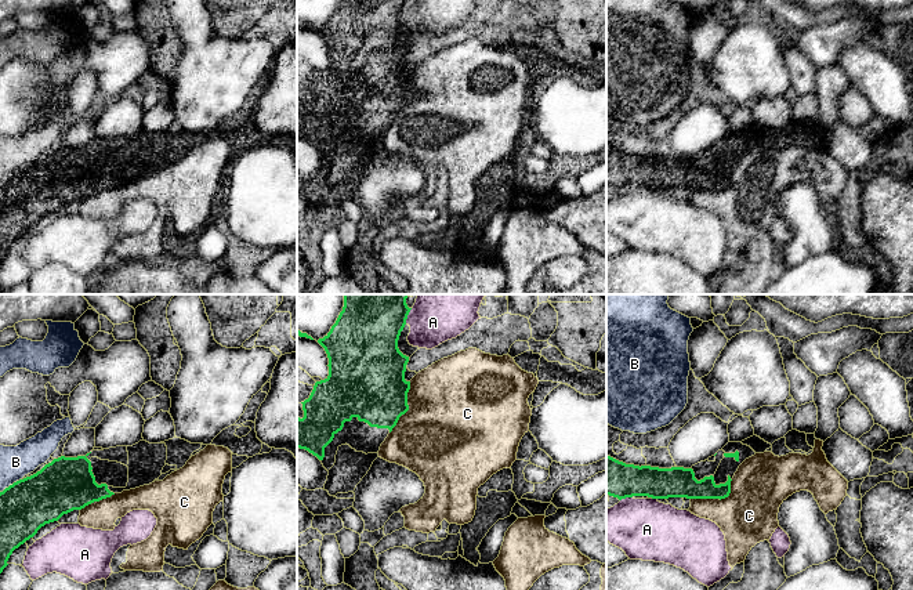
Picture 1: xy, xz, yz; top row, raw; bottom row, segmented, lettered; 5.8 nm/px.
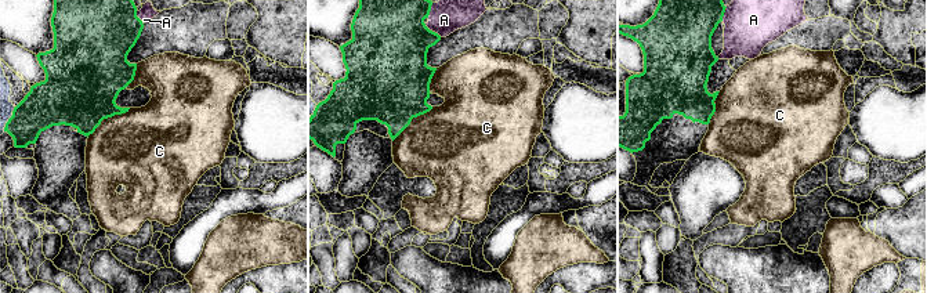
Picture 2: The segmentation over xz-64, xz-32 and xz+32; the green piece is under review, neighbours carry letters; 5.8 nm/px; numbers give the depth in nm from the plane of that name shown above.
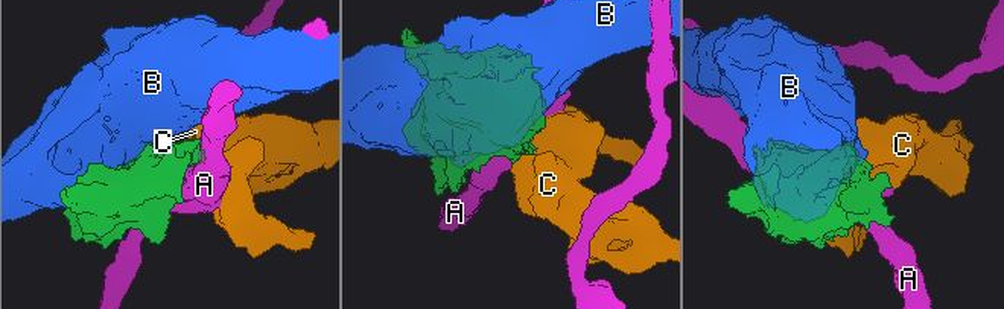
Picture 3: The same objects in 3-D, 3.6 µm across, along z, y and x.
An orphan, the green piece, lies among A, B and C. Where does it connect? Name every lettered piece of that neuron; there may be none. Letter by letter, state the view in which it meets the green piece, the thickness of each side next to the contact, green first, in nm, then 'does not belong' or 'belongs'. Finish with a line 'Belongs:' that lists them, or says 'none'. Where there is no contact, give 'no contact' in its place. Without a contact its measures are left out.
A: contact in xz; calibres 340 and 220 nm; does not belong
B: contact in xy; calibres 300 and 190 nm; does not belong
C: contact in yz; calibres 180 and 320 nm; does not belong
Belongs: none

